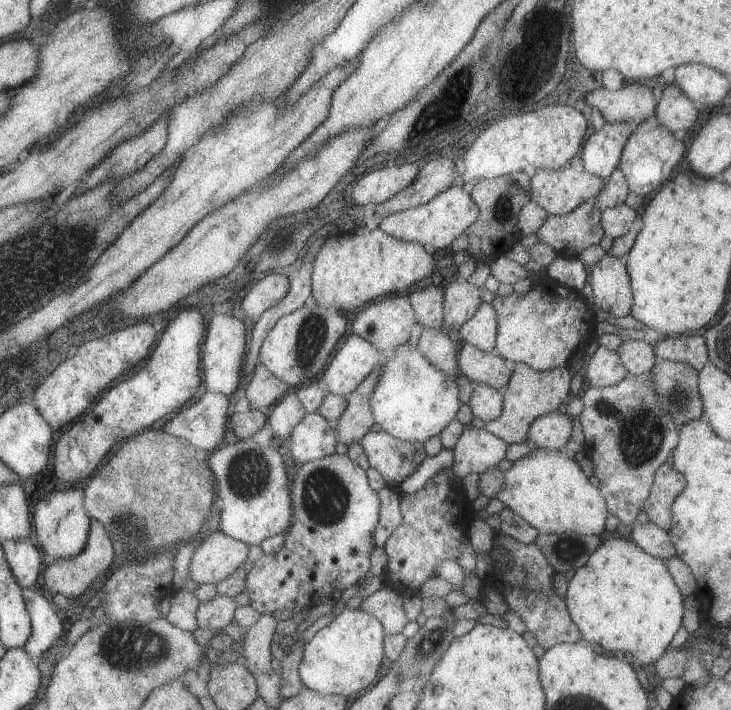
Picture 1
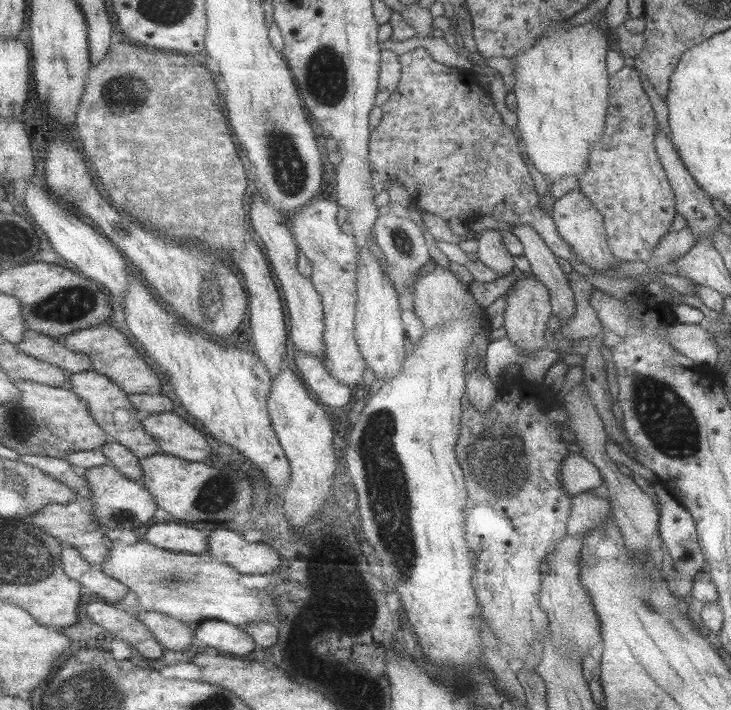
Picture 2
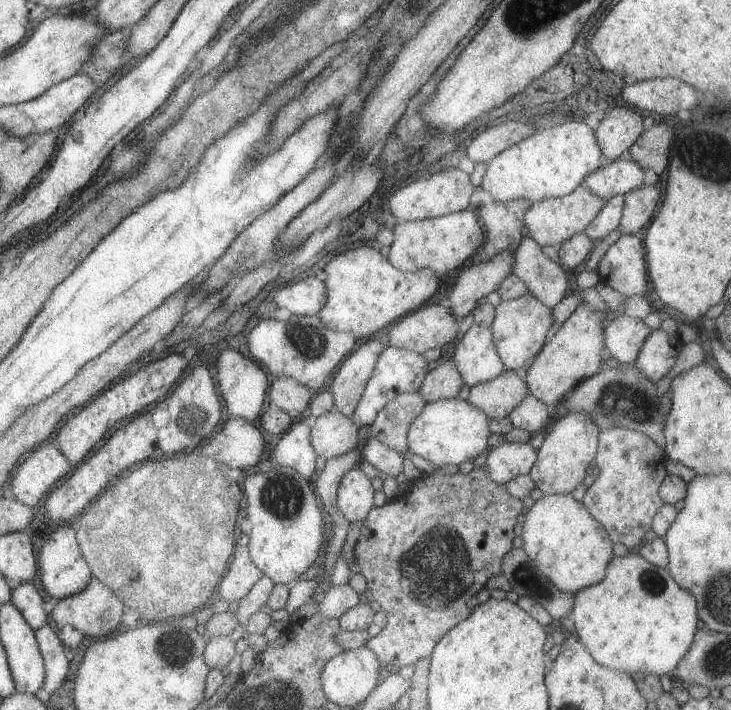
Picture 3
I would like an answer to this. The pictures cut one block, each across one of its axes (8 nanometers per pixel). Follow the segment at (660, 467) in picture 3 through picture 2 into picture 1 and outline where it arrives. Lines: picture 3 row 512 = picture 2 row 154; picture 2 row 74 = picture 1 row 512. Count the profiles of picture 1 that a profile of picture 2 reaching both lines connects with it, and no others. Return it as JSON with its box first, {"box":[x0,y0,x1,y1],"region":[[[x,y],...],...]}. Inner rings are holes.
{"box":[580,373,679,526],"region":[[[628,373],[618,385],[603,388],[586,385],[581,393],[584,411],[580,415],[580,424],[586,438],[586,452],[594,464],[594,477],[600,483],[598,488],[606,500],[607,510],[616,514],[622,523],[632,526],[650,496],[657,469],[667,462],[679,442],[679,428],[672,416],[660,407],[659,399],[651,388],[649,374],[633,376]]]}

